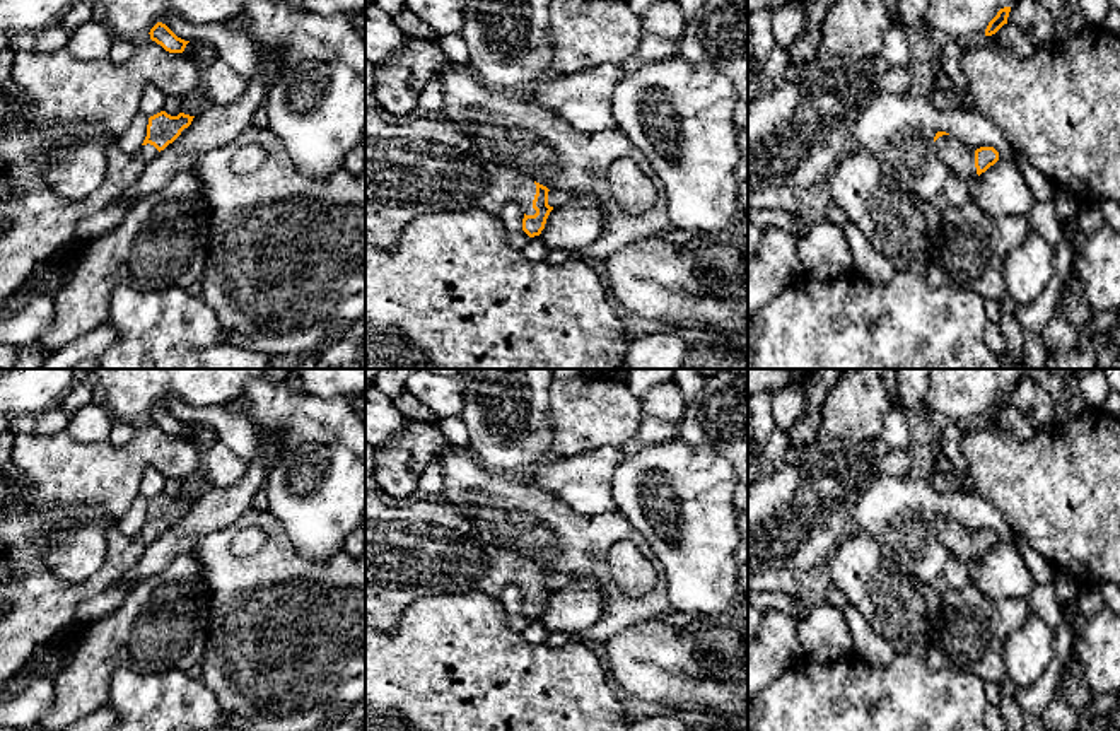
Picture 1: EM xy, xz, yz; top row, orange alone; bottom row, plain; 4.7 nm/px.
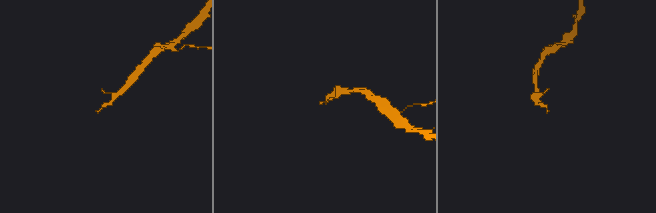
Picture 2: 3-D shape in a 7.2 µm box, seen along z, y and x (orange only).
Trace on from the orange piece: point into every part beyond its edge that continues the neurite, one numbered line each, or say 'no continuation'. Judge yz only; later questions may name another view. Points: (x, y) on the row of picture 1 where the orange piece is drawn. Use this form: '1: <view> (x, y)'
1: yz (960, 157)

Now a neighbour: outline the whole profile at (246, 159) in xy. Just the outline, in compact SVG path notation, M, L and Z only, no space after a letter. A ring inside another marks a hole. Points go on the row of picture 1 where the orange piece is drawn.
M242 145L232 154L230 167L237 174L251 174L261 166L261 145Z

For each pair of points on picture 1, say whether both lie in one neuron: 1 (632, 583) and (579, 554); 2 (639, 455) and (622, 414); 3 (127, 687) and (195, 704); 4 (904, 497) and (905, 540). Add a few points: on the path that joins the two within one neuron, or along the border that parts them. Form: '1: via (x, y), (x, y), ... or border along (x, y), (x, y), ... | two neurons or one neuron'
1: border along (610, 576), (610, 581), (620, 591) | two neurons
2: border along (634, 438), (622, 446) | two neurons
3: via (144, 702), (157, 704), (163, 709), (178, 709) | one neuron
4: via (904, 508), (904, 530) | one neuron

